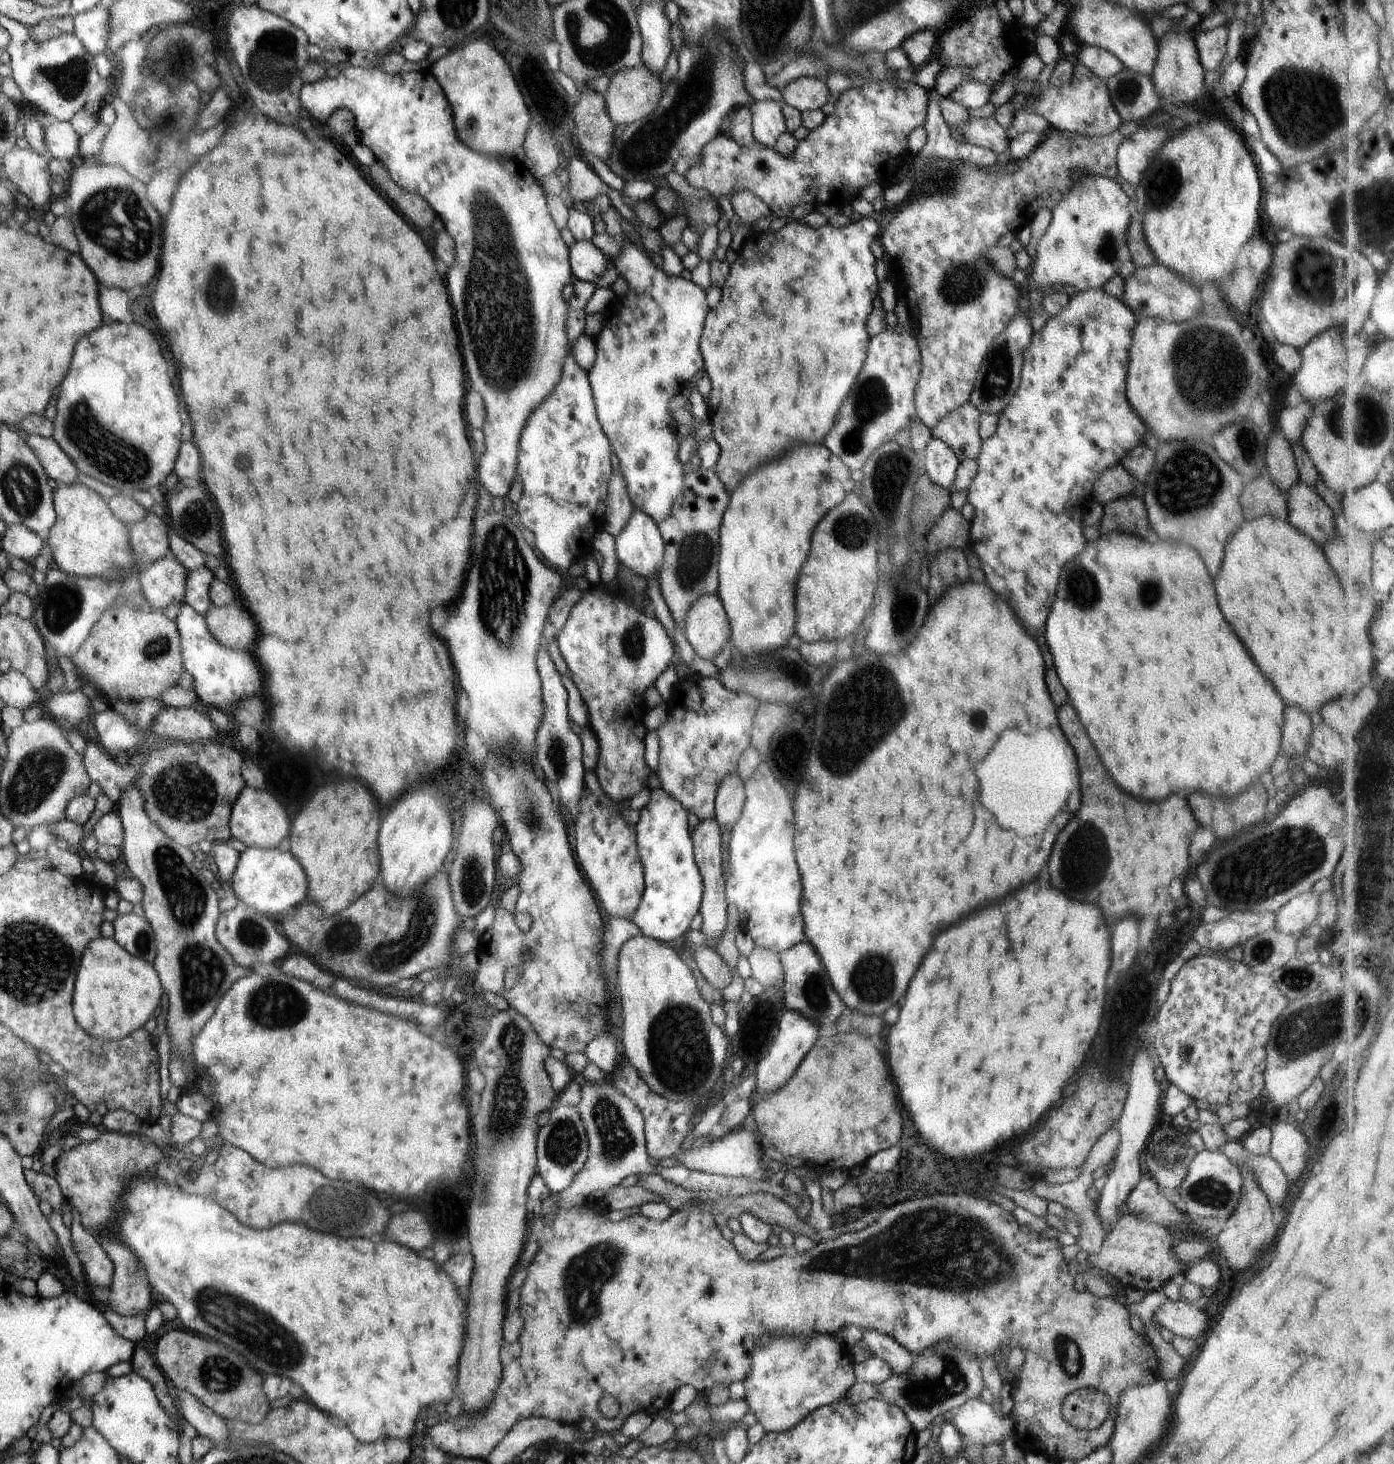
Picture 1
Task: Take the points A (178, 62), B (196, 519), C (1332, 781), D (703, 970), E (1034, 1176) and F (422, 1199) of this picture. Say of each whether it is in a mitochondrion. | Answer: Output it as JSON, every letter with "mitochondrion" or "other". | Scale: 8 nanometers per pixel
{"A":"mitochondrion","B":"mitochondrion","C":"other","D":"other","E":"other","F":"other"}

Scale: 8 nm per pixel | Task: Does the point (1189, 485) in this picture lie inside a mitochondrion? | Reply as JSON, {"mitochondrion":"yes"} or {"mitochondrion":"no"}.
{"mitochondrion":"yes"}

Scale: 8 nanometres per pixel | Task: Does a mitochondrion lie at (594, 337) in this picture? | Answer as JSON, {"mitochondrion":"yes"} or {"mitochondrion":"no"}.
{"mitochondrion":"no"}

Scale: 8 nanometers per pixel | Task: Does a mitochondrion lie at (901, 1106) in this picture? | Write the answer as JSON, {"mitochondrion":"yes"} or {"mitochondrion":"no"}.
{"mitochondrion":"no"}

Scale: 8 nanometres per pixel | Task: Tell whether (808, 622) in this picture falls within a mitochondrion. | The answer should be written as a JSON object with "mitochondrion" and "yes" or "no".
{"mitochondrion":"no"}

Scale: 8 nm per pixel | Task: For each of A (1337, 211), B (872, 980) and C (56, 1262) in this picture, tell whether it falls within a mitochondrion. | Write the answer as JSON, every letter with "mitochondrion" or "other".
{"A":"other","B":"mitochondrion","C":"other"}

